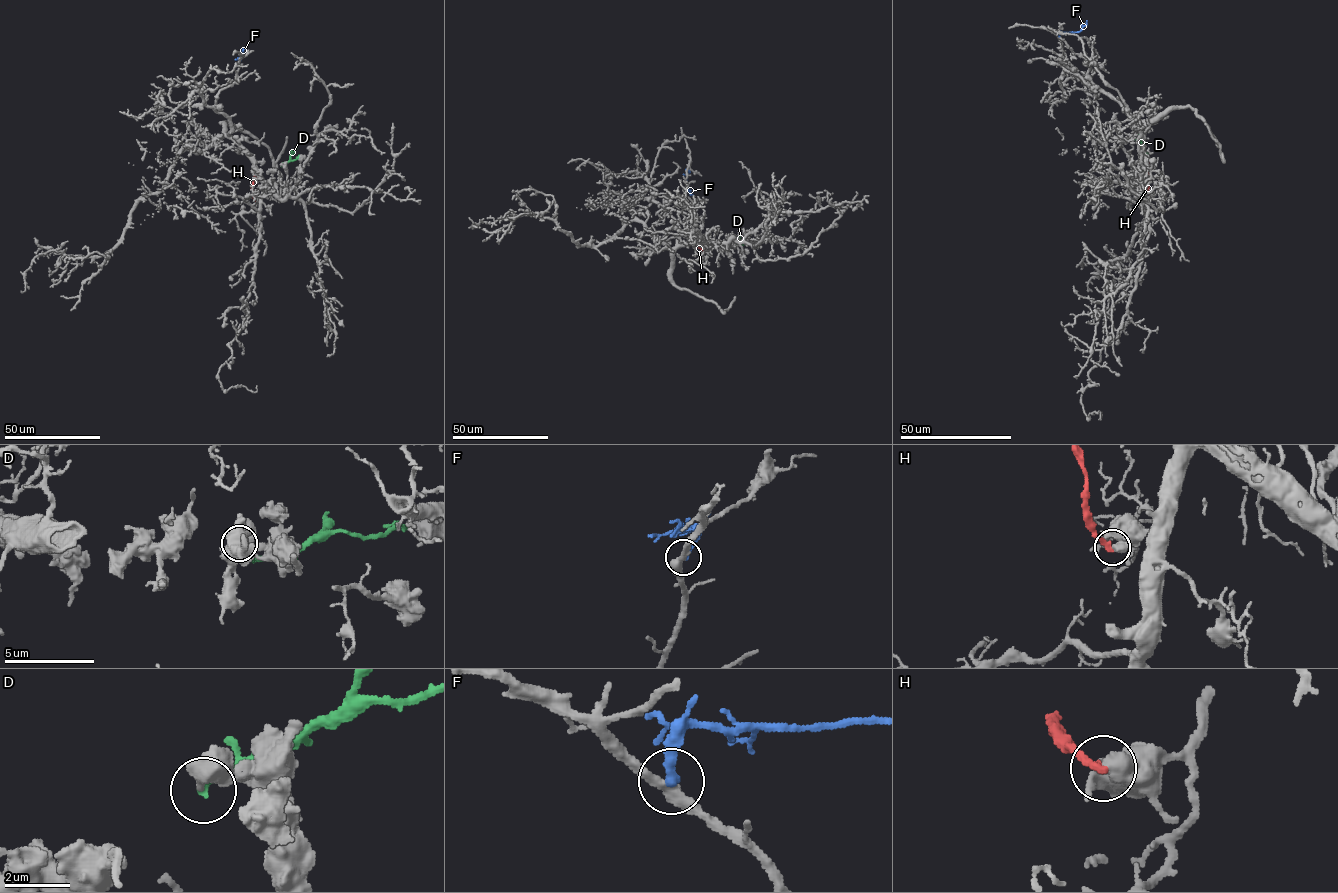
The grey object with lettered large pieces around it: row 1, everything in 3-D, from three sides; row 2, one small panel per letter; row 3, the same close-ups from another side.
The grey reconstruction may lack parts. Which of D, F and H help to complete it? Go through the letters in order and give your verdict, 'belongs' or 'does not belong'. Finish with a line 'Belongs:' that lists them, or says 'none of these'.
D: does not belong
F: does not belong
H: does not belong
Belongs: none of these

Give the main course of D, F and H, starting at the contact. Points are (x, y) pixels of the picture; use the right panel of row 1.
D: (1145, 157), (1139, 134)
F: (1058, 36), (1060, 32), (1079, 32), (1087, 20)
H: (1151, 197), (1148, 191), (1148, 162)

